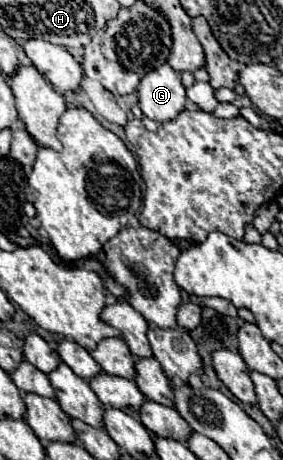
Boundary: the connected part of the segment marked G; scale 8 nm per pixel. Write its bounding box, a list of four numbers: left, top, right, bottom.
[137,63,187,121]

